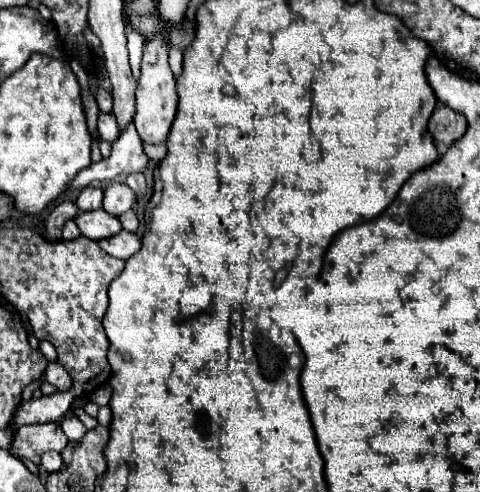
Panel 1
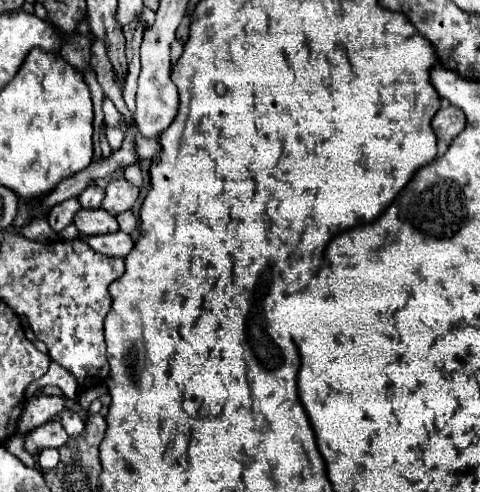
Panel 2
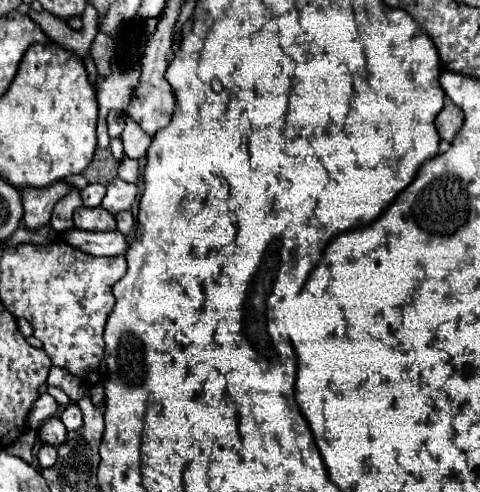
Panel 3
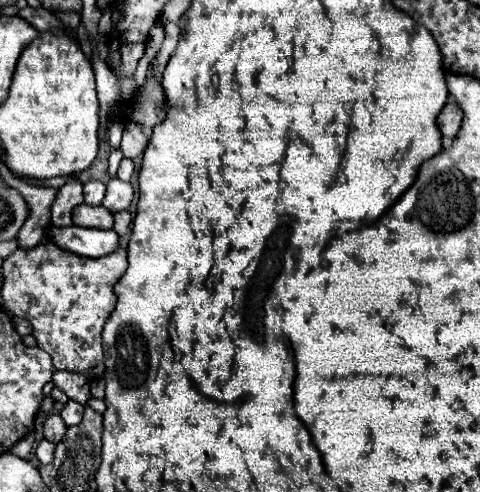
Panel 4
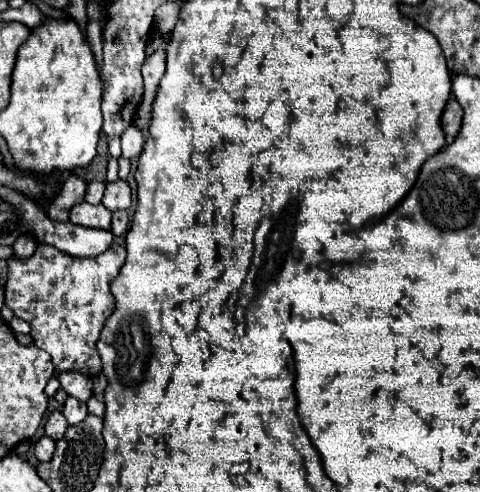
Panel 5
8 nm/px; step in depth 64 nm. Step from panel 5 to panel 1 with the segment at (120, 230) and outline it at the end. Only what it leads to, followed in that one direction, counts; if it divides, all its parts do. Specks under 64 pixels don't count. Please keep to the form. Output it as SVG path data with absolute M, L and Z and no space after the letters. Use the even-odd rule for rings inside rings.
M128 210L128 212L124 212L122 216L118 216L120 218L120 222L122 222L122 228L124 230L128 230L128 232L136 232L138 230L138 226L140 226L140 222L138 222L138 216L136 216L136 212L134 210Z

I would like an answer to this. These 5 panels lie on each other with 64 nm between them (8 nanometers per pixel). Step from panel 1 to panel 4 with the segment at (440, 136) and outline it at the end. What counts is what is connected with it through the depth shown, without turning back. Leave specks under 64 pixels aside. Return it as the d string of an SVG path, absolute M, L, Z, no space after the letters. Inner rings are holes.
M450 98L450 100L446 102L446 106L442 108L440 116L438 116L438 128L440 128L442 136L454 138L456 132L460 130L460 124L462 124L462 110L460 110L460 106Z

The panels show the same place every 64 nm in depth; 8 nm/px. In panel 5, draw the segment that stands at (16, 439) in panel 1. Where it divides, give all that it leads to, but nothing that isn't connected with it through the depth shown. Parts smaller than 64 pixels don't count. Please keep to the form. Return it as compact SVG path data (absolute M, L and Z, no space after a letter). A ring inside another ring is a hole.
M52 412L46 420L46 436L50 436L52 440L60 440L64 436L68 428L68 422L66 418L62 416L62 412Z

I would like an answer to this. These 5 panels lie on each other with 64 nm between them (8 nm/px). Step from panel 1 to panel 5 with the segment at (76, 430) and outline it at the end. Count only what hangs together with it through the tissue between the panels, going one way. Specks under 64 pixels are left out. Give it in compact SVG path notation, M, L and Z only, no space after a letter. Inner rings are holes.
M68 398L68 400L64 402L62 414L66 416L68 424L78 424L78 422L82 422L82 420L88 416L88 410L86 410L86 404L84 404L84 402L80 402L80 400L76 400L76 398Z

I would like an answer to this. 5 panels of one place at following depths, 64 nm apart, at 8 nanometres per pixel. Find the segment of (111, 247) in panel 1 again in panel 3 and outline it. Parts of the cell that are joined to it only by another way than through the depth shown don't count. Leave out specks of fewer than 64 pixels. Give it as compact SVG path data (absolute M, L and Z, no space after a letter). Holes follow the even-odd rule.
M72 228L66 232L66 242L82 248L88 254L94 256L120 256L126 254L128 242L126 236L118 230L114 232L84 232L78 228Z

